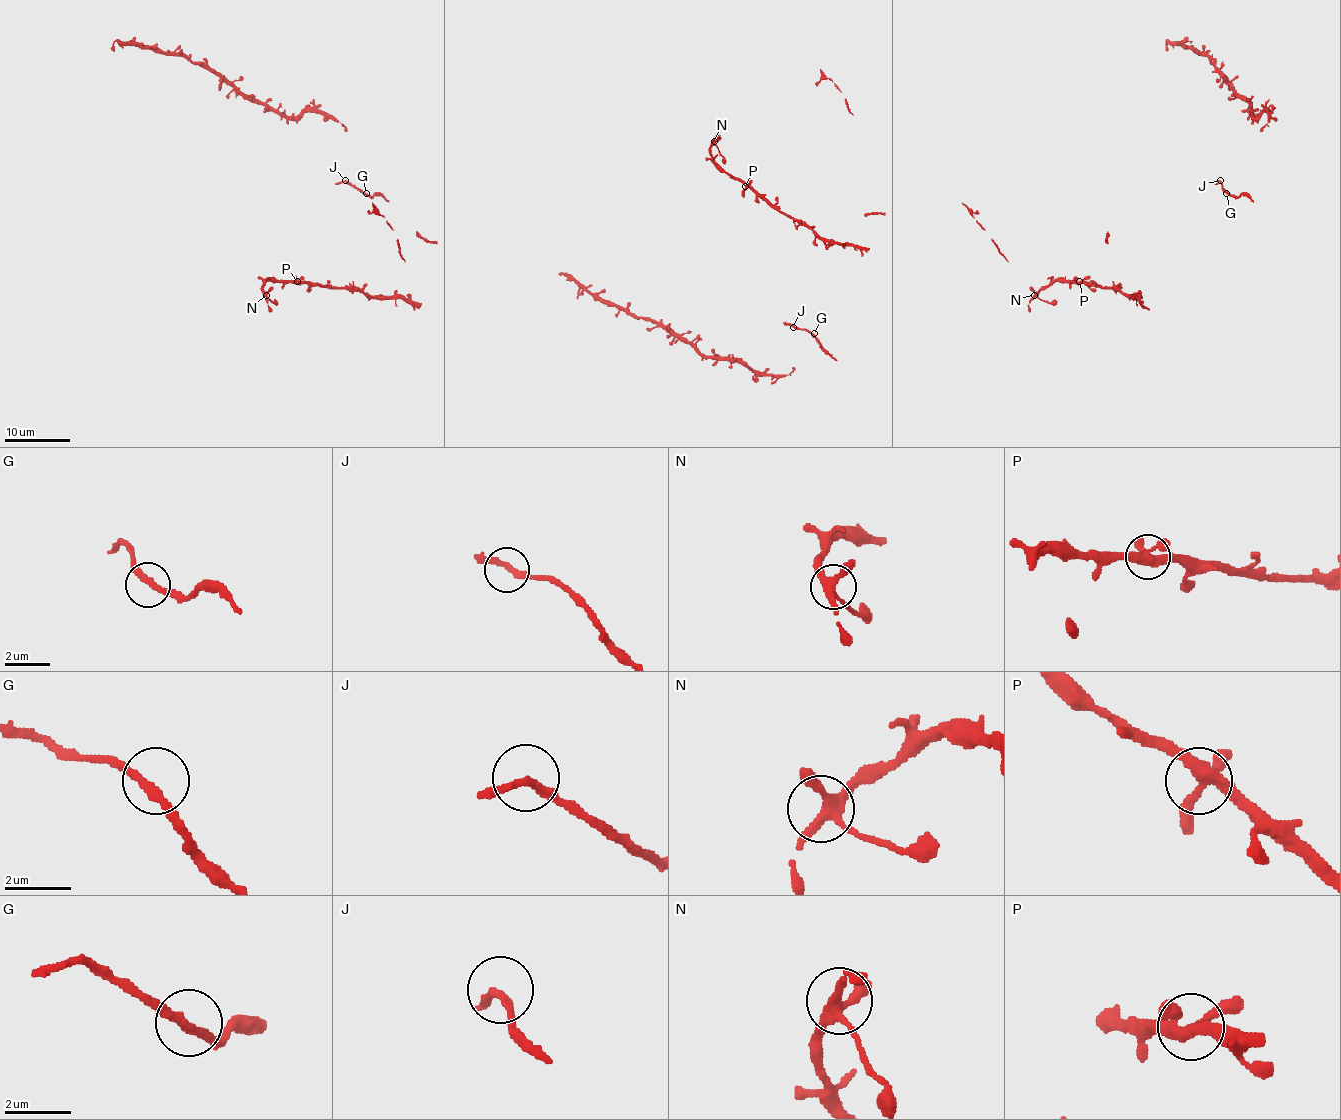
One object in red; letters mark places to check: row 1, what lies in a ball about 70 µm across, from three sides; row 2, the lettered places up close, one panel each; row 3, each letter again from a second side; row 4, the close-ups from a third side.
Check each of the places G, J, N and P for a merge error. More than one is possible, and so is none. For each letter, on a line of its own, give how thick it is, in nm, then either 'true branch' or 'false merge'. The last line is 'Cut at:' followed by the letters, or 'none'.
G: 240 nm | true branch
J: 240 nm | true branch
N: 320 nm | true branch
P: 340 nm | true branch
Cut at: none

